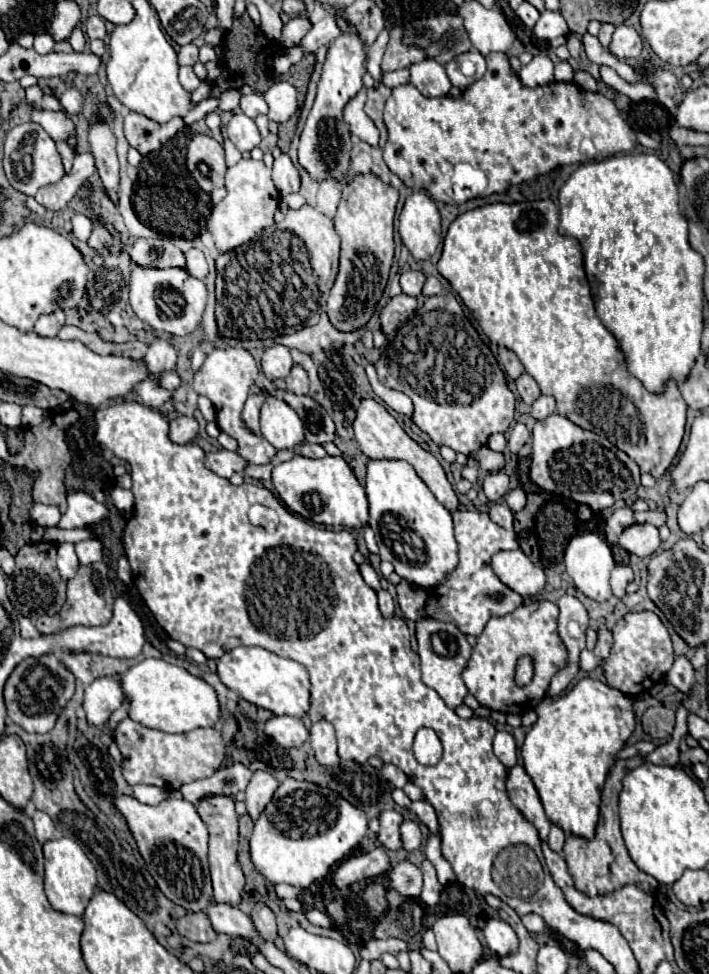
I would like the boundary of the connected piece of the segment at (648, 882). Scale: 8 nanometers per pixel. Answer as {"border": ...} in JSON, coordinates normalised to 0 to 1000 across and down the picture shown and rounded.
{"border":[[[884,778],[884,780],[870,780],[870,782],[865,784],[865,789],[862,789],[862,793],[859,793],[859,797],[856,797],[856,803],[853,803],[853,807],[850,807],[848,834],[845,834],[845,844],[842,844],[838,860],[828,862],[828,860],[819,860],[819,858],[803,858],[803,860],[797,862],[794,877],[797,877],[797,883],[800,883],[803,895],[805,895],[808,903],[811,903],[814,914],[825,916],[828,920],[842,920],[842,918],[865,916],[865,914],[870,914],[870,912],[876,912],[876,910],[882,910],[882,908],[898,908],[907,916],[915,916],[915,918],[924,918],[924,916],[927,916],[927,912],[929,912],[929,906],[927,906],[921,899],[915,899],[915,897],[904,895],[904,893],[893,887],[893,883],[890,883],[890,879],[887,879],[887,875],[884,875],[884,871],[882,871],[882,867],[879,867],[876,854],[873,854],[870,821],[873,821],[873,813],[876,813],[876,801],[882,799],[882,795],[884,795],[893,786],[896,786],[896,778],[893,778],[893,780],[890,780],[890,778]]]}

